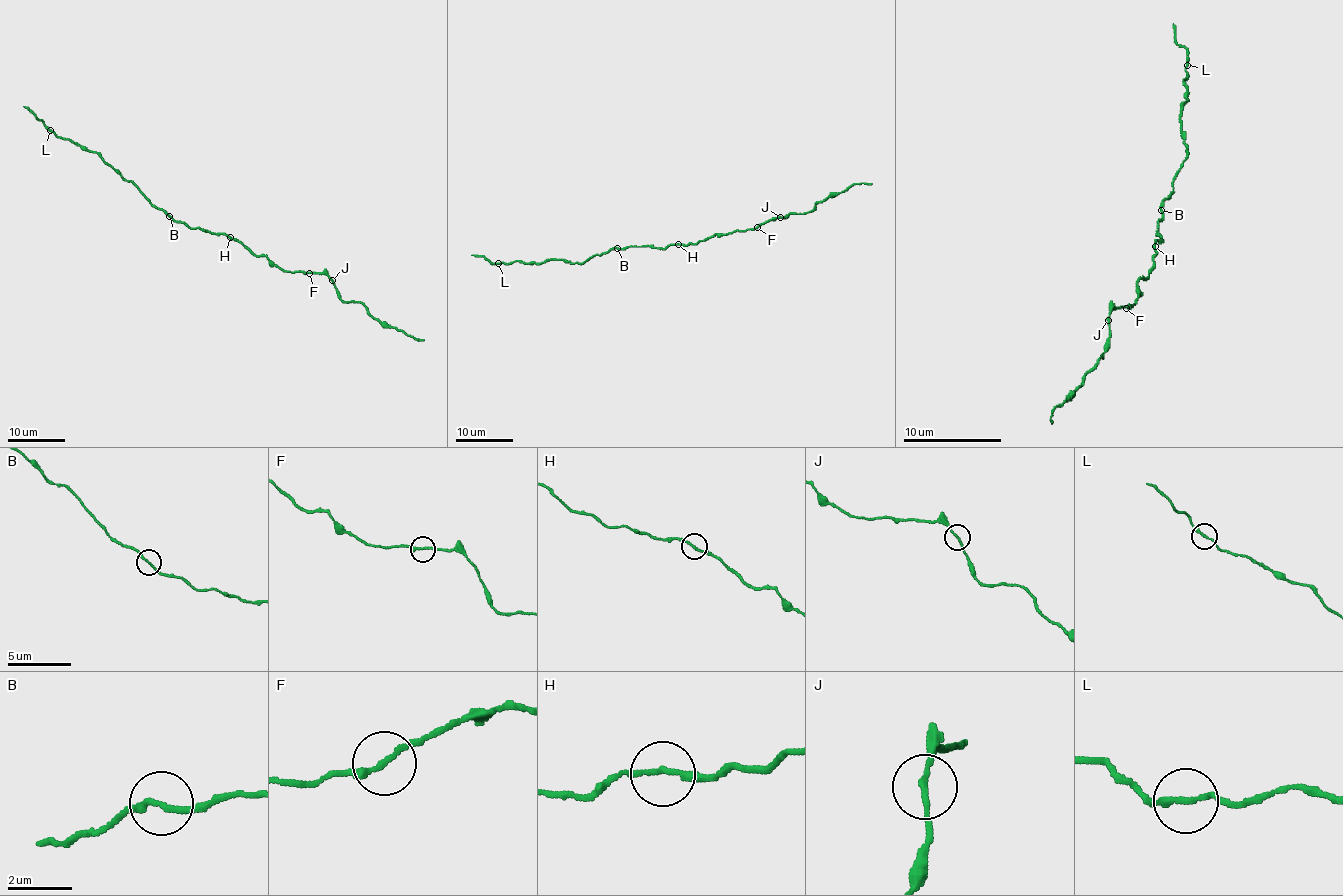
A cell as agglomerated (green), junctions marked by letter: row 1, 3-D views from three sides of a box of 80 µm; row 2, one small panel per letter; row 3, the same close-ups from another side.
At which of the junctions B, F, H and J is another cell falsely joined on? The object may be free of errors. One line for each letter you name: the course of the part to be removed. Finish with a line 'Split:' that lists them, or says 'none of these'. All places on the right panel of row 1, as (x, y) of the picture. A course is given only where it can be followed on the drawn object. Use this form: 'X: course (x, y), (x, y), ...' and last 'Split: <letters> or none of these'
B: course (1160, 209), (1187, 150), (1180, 106), (1187, 99), (1182, 82), (1187, 77), (1187, 50), (1175, 40), (1172, 23)
Split: B

